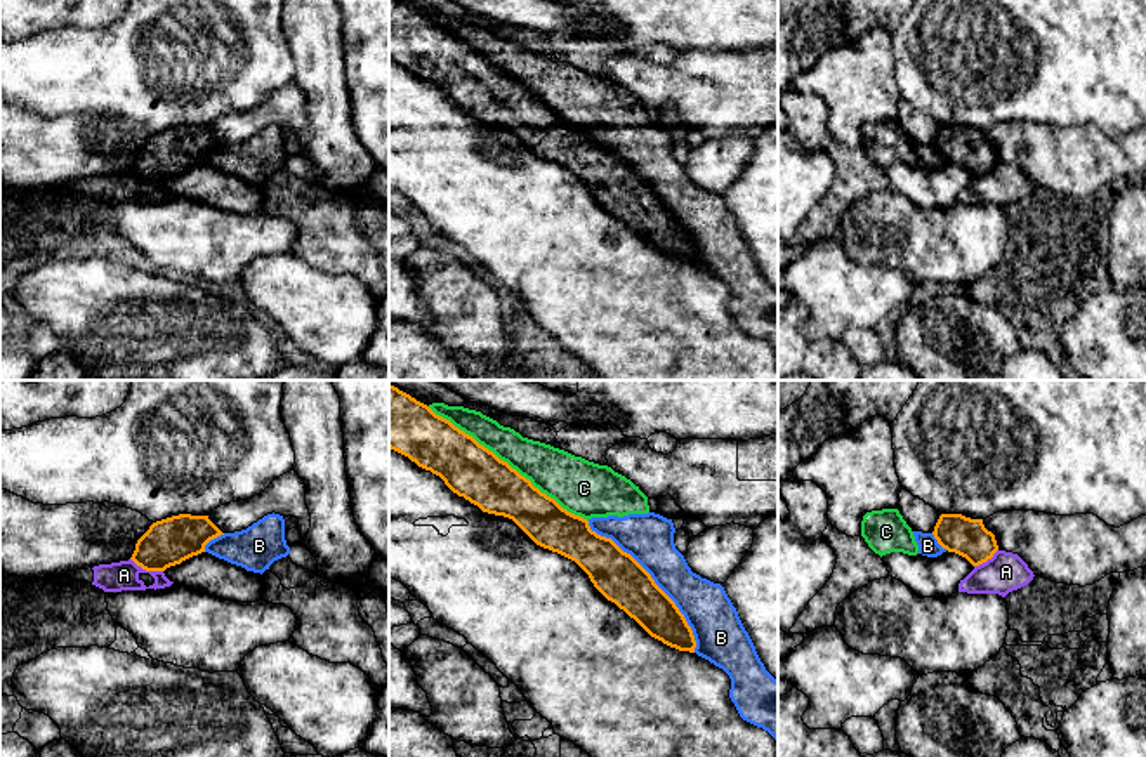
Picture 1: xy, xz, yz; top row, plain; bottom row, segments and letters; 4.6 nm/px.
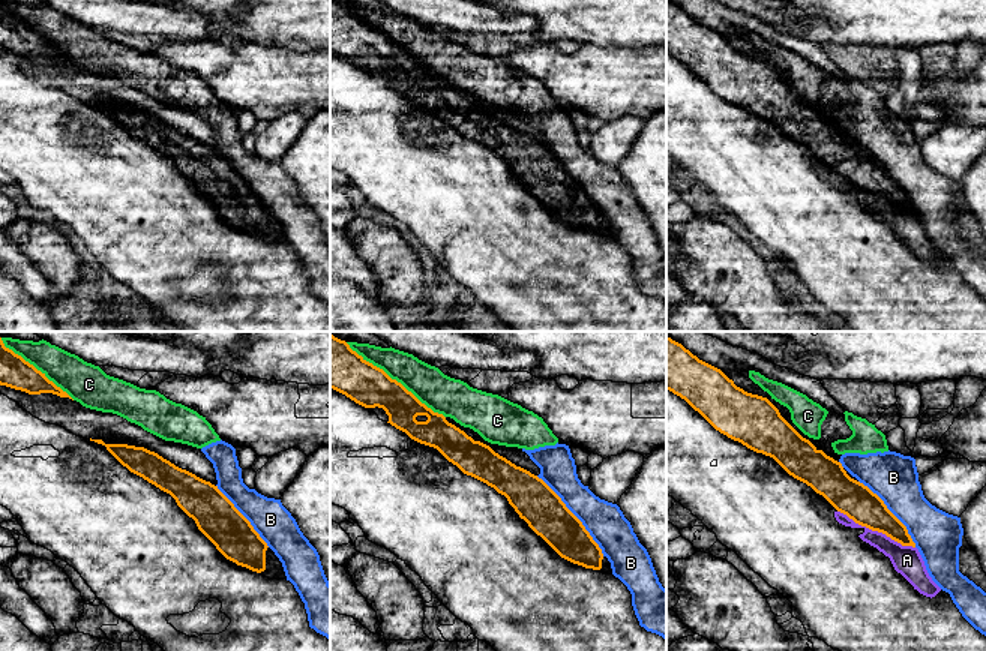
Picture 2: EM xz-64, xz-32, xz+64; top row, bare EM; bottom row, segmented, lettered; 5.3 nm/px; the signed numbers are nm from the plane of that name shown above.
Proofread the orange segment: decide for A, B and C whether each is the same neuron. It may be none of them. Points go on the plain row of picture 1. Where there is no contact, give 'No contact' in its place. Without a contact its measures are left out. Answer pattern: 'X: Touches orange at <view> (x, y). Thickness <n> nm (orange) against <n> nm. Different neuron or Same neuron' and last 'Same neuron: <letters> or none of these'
A: Touches orange at xy (146, 181). Thickness 220 nm (orange) against 140 nm. Different neuron
B: Touches orange at xz (653, 191). Thickness 220 nm (orange) against 220 nm. Different neuron
C: Touches orange at xz (506, 73). Thickness 260 nm (orange) against 220 nm. Different neuron
Same neuron: none of these

